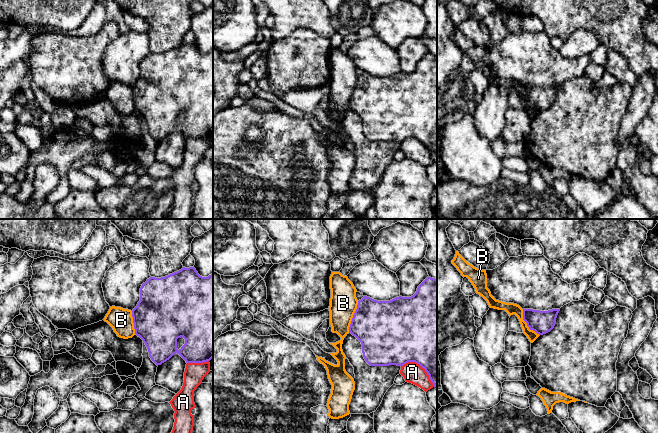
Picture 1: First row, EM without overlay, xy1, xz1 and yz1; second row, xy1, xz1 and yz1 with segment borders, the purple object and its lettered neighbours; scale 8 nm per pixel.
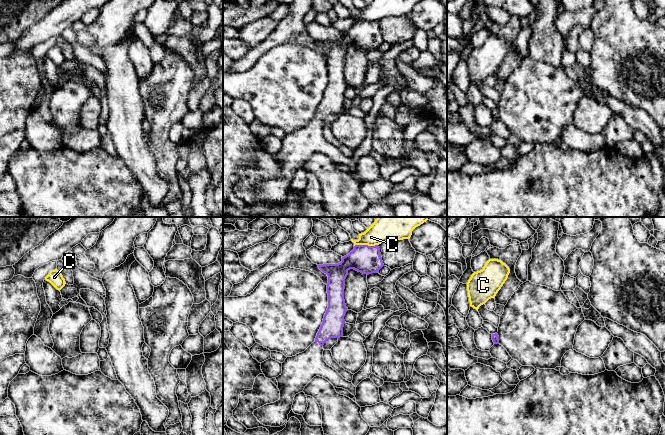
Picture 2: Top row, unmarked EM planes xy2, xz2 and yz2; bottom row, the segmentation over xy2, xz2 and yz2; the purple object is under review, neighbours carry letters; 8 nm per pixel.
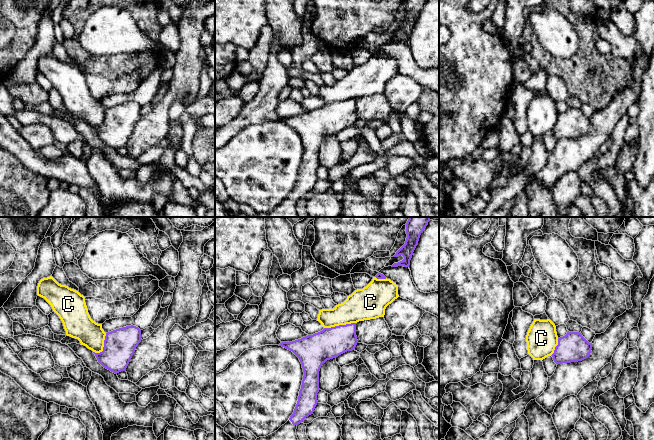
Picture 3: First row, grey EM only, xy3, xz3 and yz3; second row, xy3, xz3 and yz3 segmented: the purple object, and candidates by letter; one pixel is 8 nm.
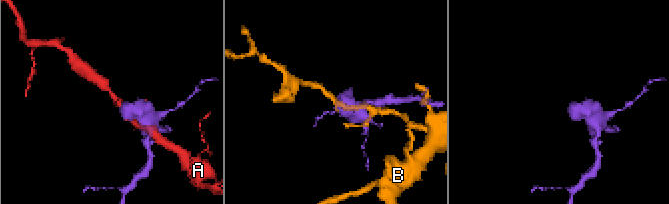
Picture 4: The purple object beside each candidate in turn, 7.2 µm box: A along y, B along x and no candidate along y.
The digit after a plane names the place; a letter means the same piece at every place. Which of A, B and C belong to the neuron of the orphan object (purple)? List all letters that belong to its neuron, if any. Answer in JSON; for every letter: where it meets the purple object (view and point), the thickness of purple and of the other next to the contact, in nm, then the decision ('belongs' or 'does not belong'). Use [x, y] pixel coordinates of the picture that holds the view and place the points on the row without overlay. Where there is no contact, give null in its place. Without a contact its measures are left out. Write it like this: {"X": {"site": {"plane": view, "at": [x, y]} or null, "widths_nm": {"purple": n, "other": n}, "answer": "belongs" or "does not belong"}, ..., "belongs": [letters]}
{"A": {"site": {"plane": "xz1", "at": [421, 142]}, "widths_nm": {"purple": 500, "other": 160}, "answer": "does not belong"}, "B": {"site": {"plane": "xz1", "at": [353, 93]}, "widths_nm": {"purple": 420, "other": 220}, "answer": "does not belong"}, "C": {"site": {"plane": "xz3", "at": [340, 101]}, "widths_nm": {"purple": 240, "other": 260}, "answer": "does not belong"}, "belongs": []}

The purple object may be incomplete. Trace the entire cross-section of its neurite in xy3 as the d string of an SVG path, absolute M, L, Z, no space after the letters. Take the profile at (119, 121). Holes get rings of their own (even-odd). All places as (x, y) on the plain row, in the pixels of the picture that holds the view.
M126 102L106 109L103 127L93 129L104 144L117 150L126 147L141 116L141 106L138 103Z

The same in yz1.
M523 85L523 96L527 99L530 106L543 111L554 104L559 87L560 85L548 87Z

